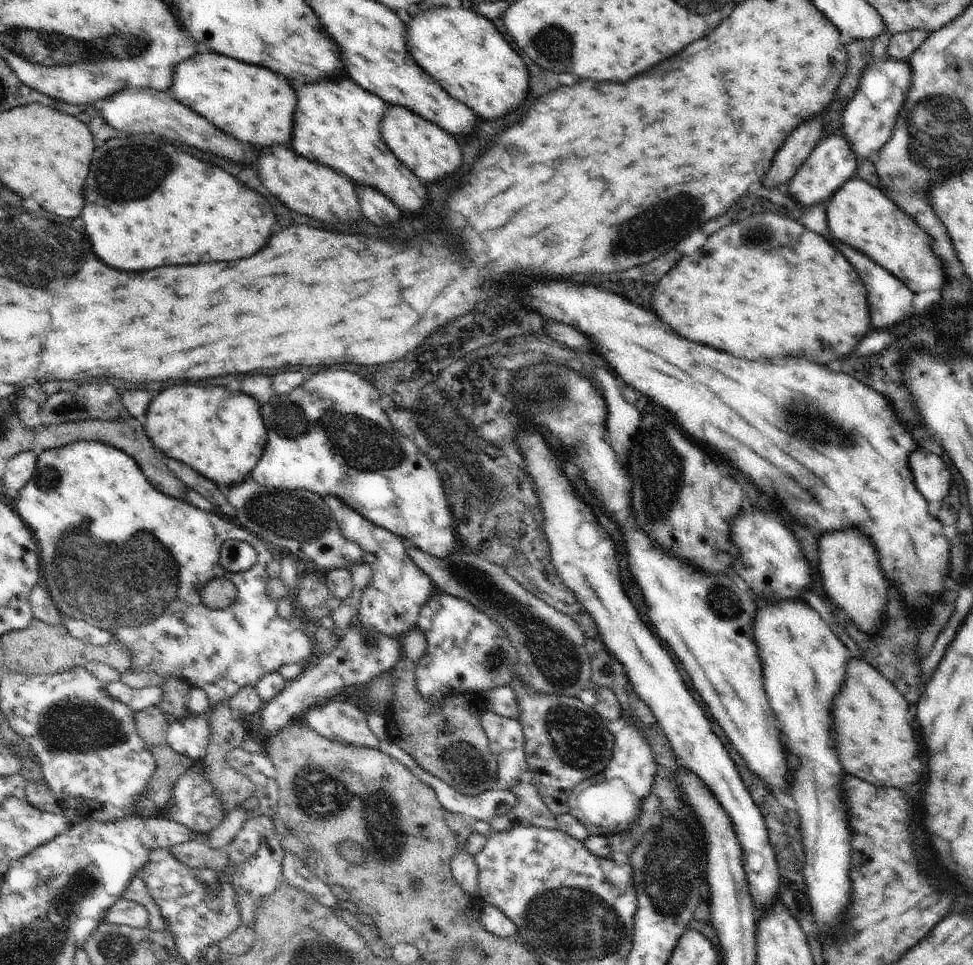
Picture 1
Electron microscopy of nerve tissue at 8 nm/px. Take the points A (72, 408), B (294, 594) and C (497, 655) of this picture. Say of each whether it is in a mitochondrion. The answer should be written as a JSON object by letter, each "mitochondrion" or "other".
{"A":"mitochondrion","B":"other","C":"mitochondrion"}

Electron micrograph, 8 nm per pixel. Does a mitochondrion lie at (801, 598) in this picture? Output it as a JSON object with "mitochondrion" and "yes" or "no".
{"mitochondrion":"no"}

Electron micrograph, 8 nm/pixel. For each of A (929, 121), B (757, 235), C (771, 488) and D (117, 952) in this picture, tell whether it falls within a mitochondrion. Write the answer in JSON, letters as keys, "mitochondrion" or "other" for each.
{"A":"mitochondrion","B":"mitochondrion","C":"other","D":"mitochondrion"}

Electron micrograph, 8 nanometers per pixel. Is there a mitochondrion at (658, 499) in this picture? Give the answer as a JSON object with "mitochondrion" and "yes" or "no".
{"mitochondrion":"yes"}

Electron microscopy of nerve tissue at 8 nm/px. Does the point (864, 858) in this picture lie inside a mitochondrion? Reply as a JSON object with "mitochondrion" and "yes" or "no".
{"mitochondrion":"no"}

